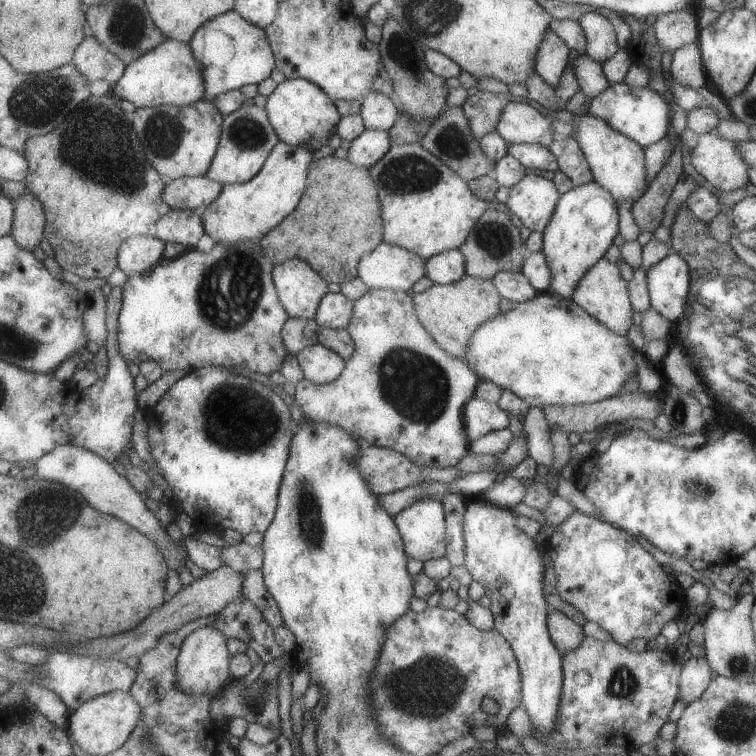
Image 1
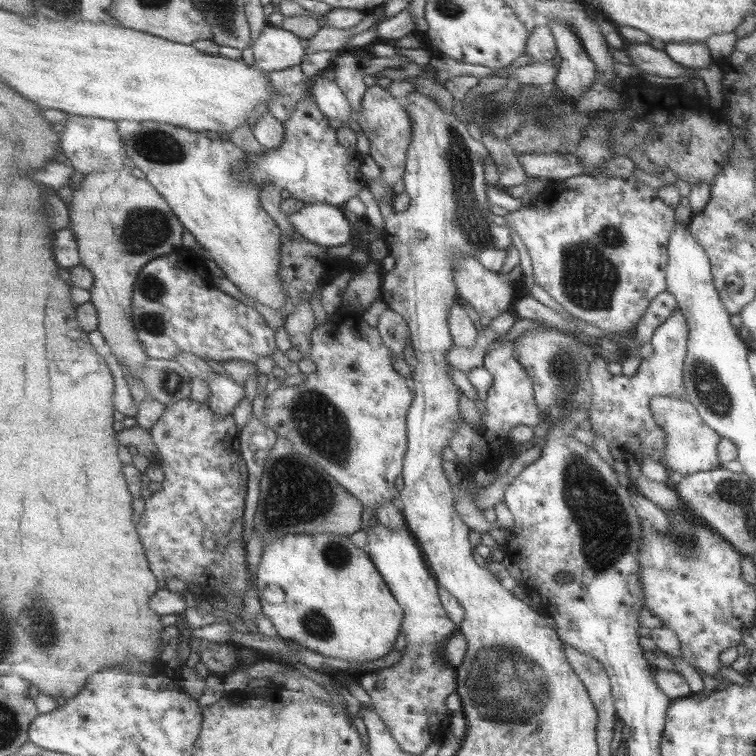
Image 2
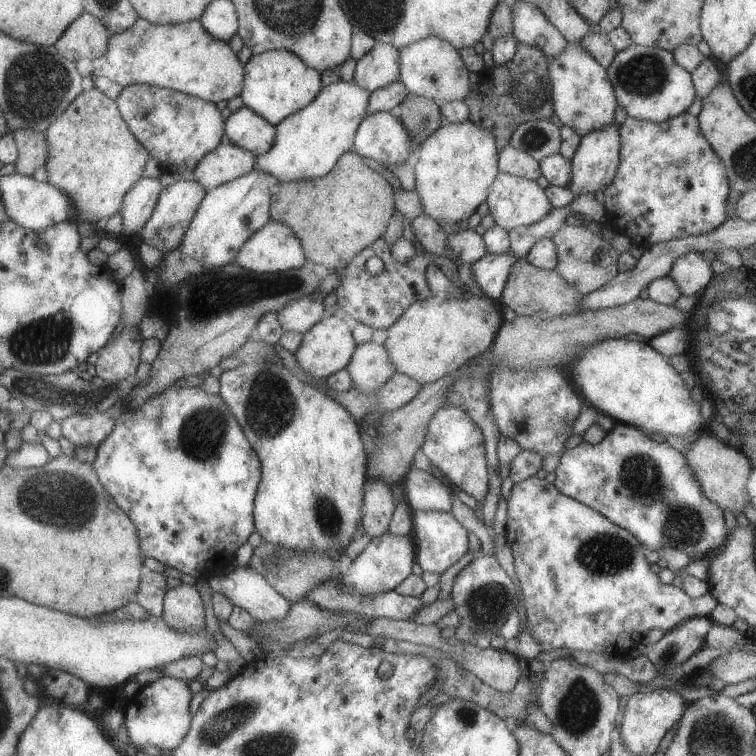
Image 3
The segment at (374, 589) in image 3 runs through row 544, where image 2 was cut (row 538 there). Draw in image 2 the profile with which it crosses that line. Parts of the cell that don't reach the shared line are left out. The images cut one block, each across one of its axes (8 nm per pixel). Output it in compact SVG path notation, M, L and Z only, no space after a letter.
M375 519L365 527L367 544L365 549L375 570L382 575L382 580L390 589L391 594L402 606L404 617L402 618L402 631L405 634L406 645L399 661L380 669L359 675L360 683L367 690L371 702L370 708L379 714L382 721L389 728L390 734L403 751L413 755L420 755L430 742L438 743L449 729L448 720L451 712L444 705L445 697L455 691L456 674L455 667L451 666L442 657L442 648L453 633L457 632L457 625L446 615L438 595L438 585L432 576L431 569L426 562L425 555L418 545L417 539L406 527L392 529Z

